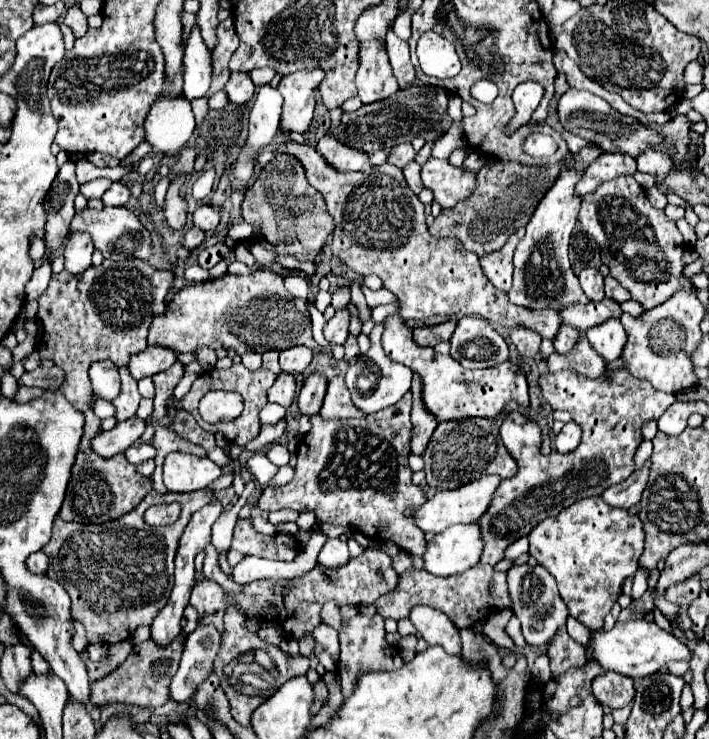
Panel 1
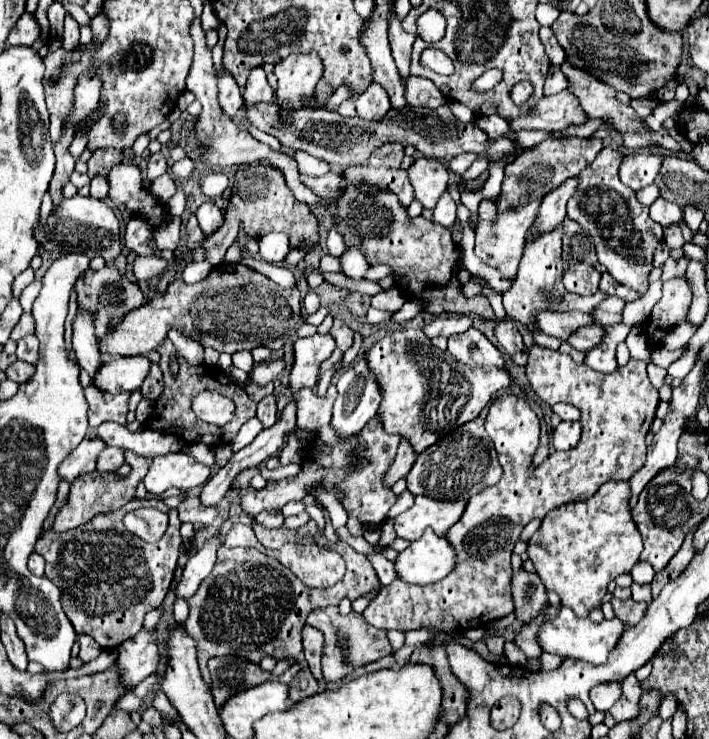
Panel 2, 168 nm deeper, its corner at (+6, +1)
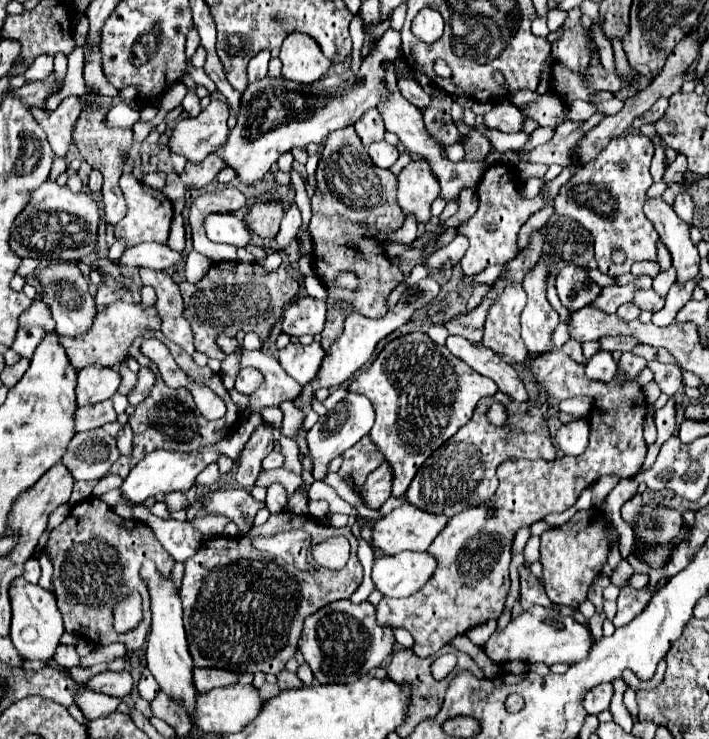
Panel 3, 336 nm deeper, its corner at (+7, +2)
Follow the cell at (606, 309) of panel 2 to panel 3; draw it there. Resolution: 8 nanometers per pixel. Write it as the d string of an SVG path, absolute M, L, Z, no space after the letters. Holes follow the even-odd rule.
M624 304L624 306L618 308L616 314L618 314L618 318L622 318L622 320L634 320L634 318L640 316L640 308L634 306L634 304Z

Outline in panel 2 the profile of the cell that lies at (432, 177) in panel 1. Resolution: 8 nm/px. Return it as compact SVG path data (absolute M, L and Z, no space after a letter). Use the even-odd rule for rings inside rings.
M419 157L407 171L415 189L415 197L423 203L425 209L433 209L449 185L447 167L439 159Z

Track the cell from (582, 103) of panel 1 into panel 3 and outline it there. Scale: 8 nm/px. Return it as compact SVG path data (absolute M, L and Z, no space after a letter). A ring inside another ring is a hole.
M506 100L494 104L494 108L484 114L484 126L488 128L496 128L500 132L518 132L524 124L524 116L520 112L520 108L508 104Z

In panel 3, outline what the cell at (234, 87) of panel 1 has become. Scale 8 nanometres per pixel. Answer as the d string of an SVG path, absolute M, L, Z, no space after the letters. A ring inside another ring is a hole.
M212 100L196 118L184 118L174 124L168 140L170 152L194 164L202 162L208 154L216 154L228 136L228 117L226 102Z

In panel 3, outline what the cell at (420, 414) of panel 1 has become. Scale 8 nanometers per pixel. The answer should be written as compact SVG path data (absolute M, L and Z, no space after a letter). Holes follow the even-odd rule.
M382 464L380 468L376 468L364 482L364 490L362 490L364 506L378 510L390 498L390 482L392 482L390 466Z

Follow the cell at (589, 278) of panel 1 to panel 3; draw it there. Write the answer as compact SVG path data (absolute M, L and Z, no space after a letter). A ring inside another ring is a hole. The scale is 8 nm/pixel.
M566 266L558 272L556 290L562 306L572 312L592 304L596 296L600 296L600 286L596 286L578 266Z

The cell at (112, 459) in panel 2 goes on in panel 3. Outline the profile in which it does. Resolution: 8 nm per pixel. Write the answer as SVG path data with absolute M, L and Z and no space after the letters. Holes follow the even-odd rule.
M96 428L76 434L60 462L68 468L74 480L100 480L118 456L116 440L102 432L102 428Z

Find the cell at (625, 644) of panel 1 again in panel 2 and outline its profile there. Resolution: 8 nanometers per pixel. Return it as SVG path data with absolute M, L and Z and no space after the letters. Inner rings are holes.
M561 607L557 617L553 621L545 621L539 629L539 643L543 651L555 653L559 657L573 657L573 659L583 659L593 665L605 663L609 651L617 647L617 639L621 639L621 631L625 631L625 623L621 619L613 617L611 621L601 621L601 623L591 623L591 619L577 619L569 607Z

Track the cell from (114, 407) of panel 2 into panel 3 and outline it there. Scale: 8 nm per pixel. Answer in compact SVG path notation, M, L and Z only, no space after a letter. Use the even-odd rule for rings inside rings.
M104 400L92 406L82 406L76 410L76 432L100 428L114 420L116 420L116 412L112 408L112 400Z

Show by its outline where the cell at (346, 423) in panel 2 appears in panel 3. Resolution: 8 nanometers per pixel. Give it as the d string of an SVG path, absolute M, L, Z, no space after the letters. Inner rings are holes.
M348 392L346 400L338 402L336 408L332 408L330 412L326 412L306 434L306 444L310 450L310 460L312 460L312 476L314 480L324 480L328 474L328 464L336 458L342 456L344 450L348 450L350 446L354 446L362 436L366 436L370 432L374 424L374 408L368 402L368 398L364 398L362 394L354 394Z

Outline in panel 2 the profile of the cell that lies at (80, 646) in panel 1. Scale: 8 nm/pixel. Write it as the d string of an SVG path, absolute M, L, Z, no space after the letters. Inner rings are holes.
M77 635L77 641L79 641L79 657L87 663L87 661L93 661L103 649L97 645L97 641L91 637L91 635Z

